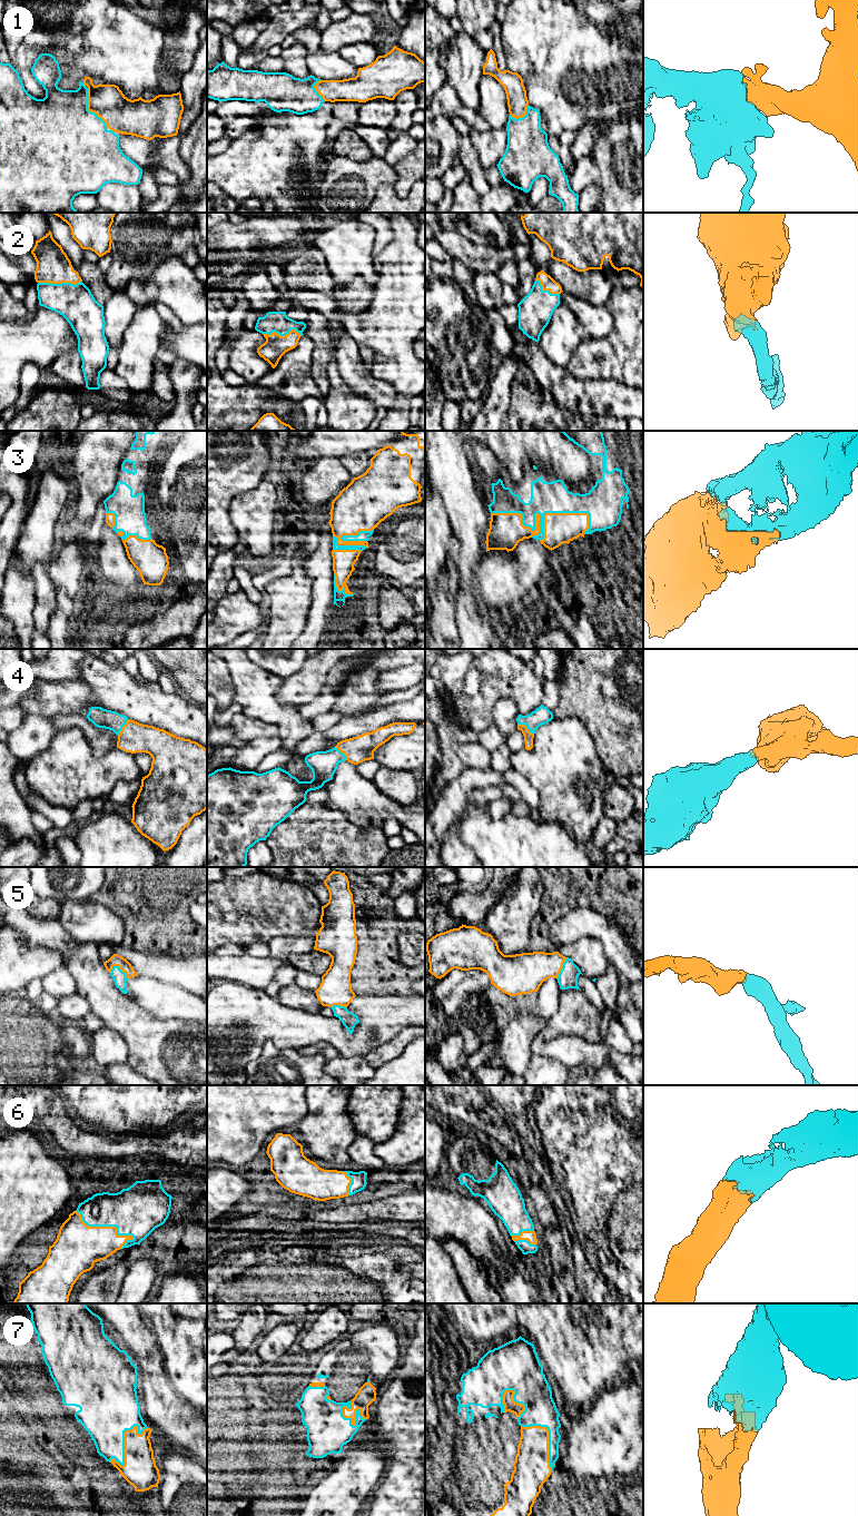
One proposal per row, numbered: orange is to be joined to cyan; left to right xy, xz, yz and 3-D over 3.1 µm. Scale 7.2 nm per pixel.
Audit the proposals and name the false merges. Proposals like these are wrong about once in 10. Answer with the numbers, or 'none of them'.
none of them

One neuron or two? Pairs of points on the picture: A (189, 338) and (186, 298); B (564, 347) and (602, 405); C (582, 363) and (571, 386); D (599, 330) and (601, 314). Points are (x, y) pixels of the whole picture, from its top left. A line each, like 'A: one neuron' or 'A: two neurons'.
A: two neurons
B: two neurons
C: two neurons
D: one neuron

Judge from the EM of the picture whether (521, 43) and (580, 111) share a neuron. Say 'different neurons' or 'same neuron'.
same neuron

